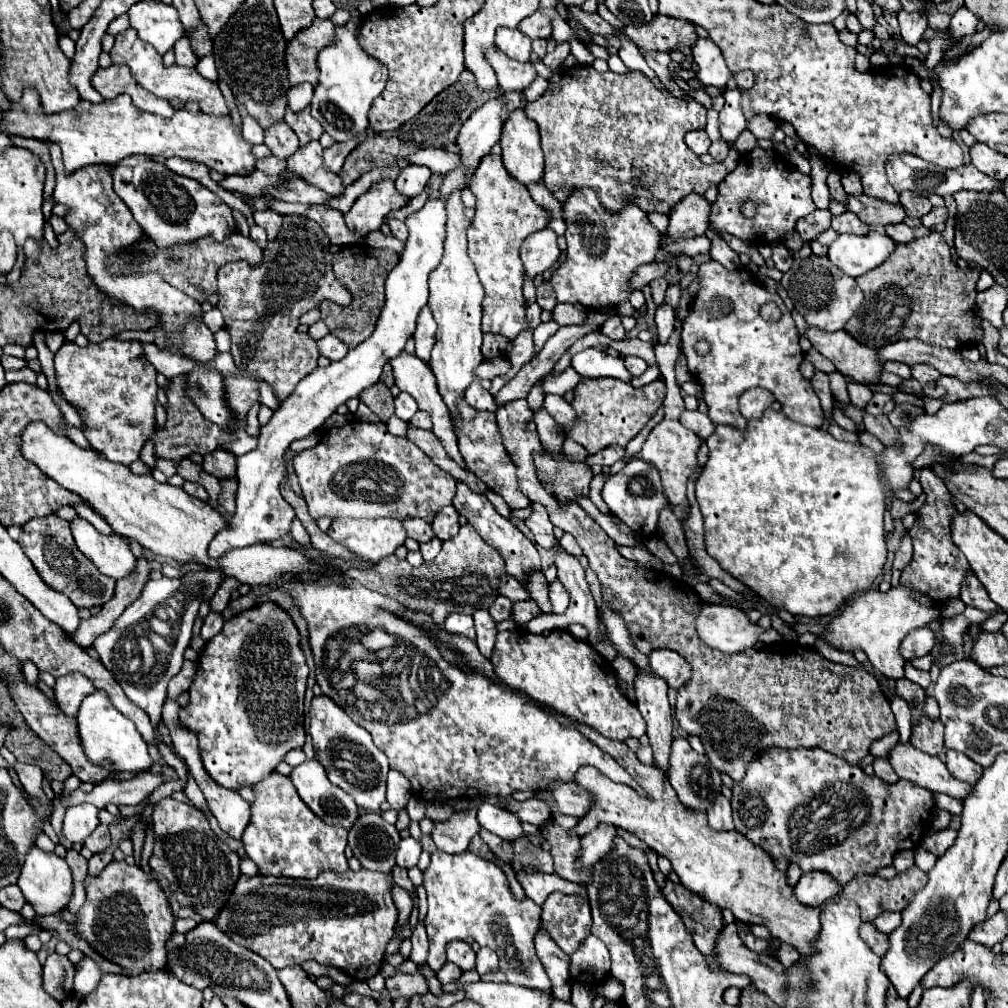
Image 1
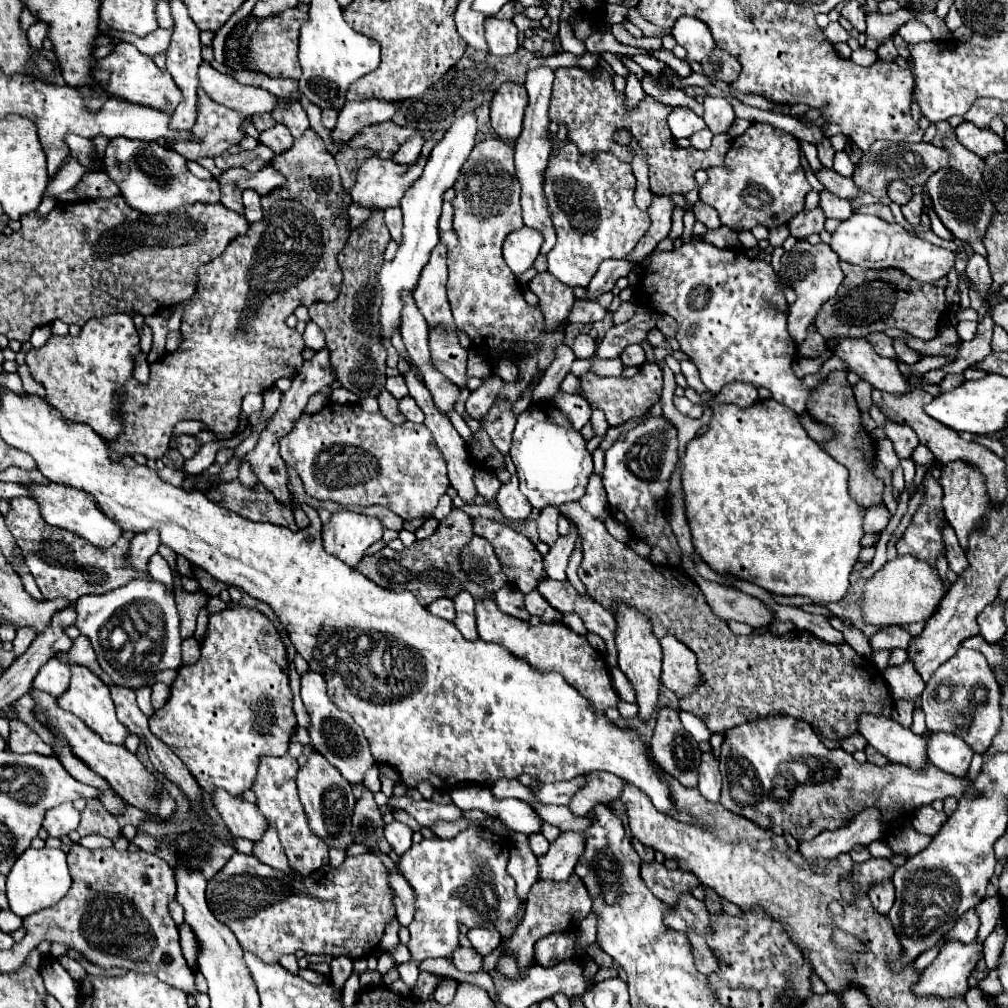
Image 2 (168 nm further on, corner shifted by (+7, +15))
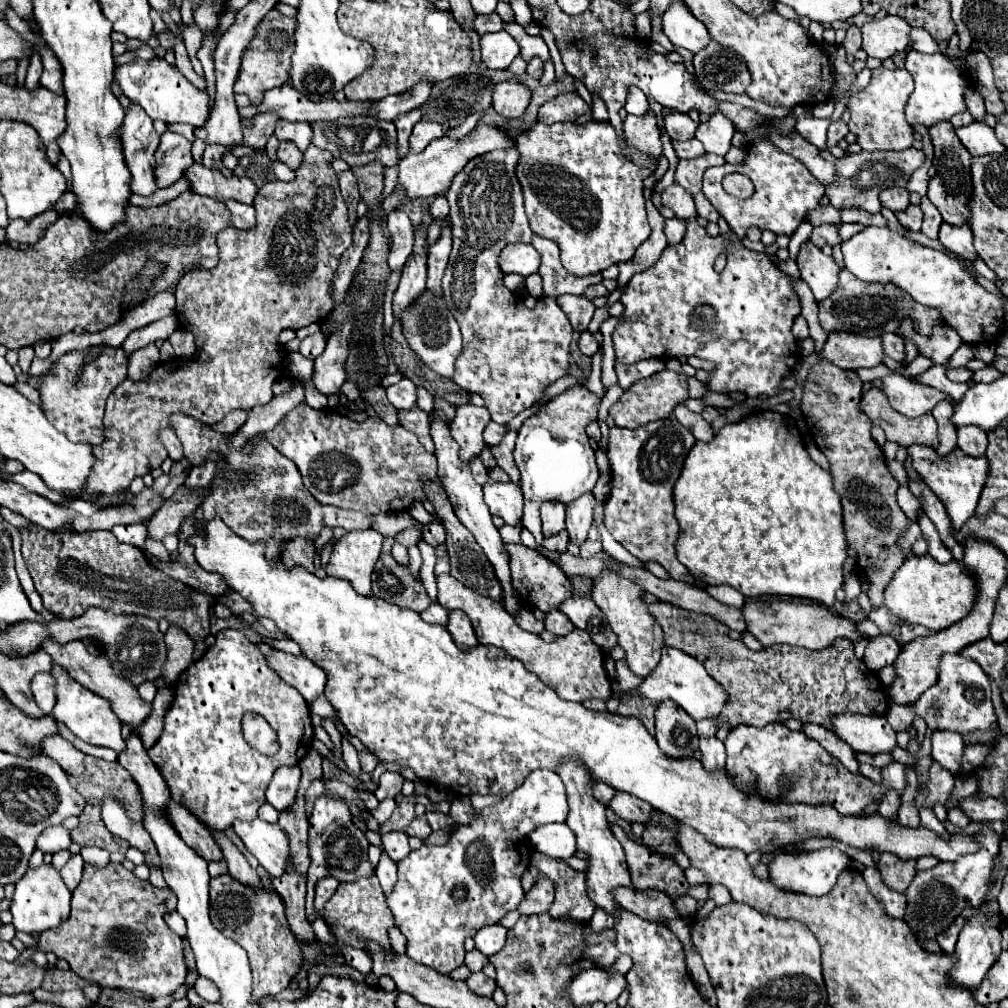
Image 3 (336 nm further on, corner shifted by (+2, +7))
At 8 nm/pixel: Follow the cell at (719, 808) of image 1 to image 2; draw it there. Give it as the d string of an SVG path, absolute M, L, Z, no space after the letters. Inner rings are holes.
M713 749L703 753L703 761L699 765L699 785L697 789L707 801L719 801L721 793L721 775L719 775L719 759L713 755Z

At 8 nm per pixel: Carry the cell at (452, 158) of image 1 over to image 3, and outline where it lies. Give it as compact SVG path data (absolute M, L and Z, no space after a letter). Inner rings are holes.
M344 117L334 123L328 121L316 121L312 123L314 129L314 145L330 151L334 157L344 159L350 167L360 167L370 161L380 161L384 167L394 167L400 161L398 155L398 139L396 139L396 127L394 123L386 121L374 121L368 117Z

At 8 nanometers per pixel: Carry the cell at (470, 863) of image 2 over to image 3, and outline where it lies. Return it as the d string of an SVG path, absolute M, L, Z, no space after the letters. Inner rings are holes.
M548 769L534 771L534 773L530 773L530 777L526 777L526 781L520 785L520 789L516 789L514 793L508 793L502 803L496 803L496 805L492 805L492 807L486 807L486 809L478 811L478 815L480 815L480 817L478 817L476 821L472 821L470 825L460 825L458 829L454 829L452 835L450 835L450 841L448 841L446 845L442 845L442 847L422 845L418 851L410 851L410 855L408 855L404 861L398 863L398 883L396 883L394 891L392 891L392 895L388 897L388 907L390 907L392 913L394 913L396 927L398 927L398 929L406 935L406 939L408 939L406 955L408 955L412 961L416 961L416 963L420 963L420 965L428 965L428 967L432 967L432 969L436 969L438 973L444 973L444 975L448 975L452 969L456 969L456 967L460 967L460 965L464 963L466 952L463 943L466 937L474 937L474 935L476 935L482 927L486 927L486 925L496 925L496 923L500 923L500 919L502 919L508 911L514 911L514 909L522 903L524 891L522 891L522 887L520 887L520 877L522 877L522 873L528 869L528 865L530 865L530 855L528 855L528 853L532 853L530 845L526 843L526 841L528 841L528 833L530 833L532 829L536 829L536 827L544 825L544 823L564 823L564 821L566 821L568 803L566 803L564 783L562 783L562 779L558 777L558 773L552 773L552 771L548 771Z

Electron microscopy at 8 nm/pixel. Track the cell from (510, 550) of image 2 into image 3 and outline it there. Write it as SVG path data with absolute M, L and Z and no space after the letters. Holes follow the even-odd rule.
M504 543L504 549L510 557L512 587L518 591L520 601L524 601L524 605L532 605L548 613L552 609L558 609L558 605L572 595L570 579L564 575L564 571L556 563L546 559L538 549L532 549L520 543Z

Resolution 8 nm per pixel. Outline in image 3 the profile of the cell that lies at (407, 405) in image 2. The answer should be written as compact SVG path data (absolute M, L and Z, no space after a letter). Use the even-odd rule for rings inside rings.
M418 407L414 409L408 409L408 411L398 411L398 419L400 419L400 425L412 433L416 433L420 437L420 443L432 453L434 451L434 445L432 445L432 439L430 439L430 433L428 433L428 425L430 425L430 415Z

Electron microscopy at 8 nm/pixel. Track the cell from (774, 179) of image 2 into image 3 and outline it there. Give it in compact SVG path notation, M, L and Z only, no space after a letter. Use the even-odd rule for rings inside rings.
M756 139L748 147L746 159L740 165L722 165L722 167L710 167L704 173L704 185L702 193L708 197L708 201L716 207L716 211L726 219L730 229L744 239L746 231L754 225L762 231L772 231L776 235L792 235L796 227L804 221L808 211L818 209L820 199L824 197L824 185L814 179L814 175L808 171L804 163L800 163L796 157L784 153L780 147L776 147L770 139ZM728 173L742 173L752 179L756 191L752 199L736 199L728 195L722 189L722 179Z

